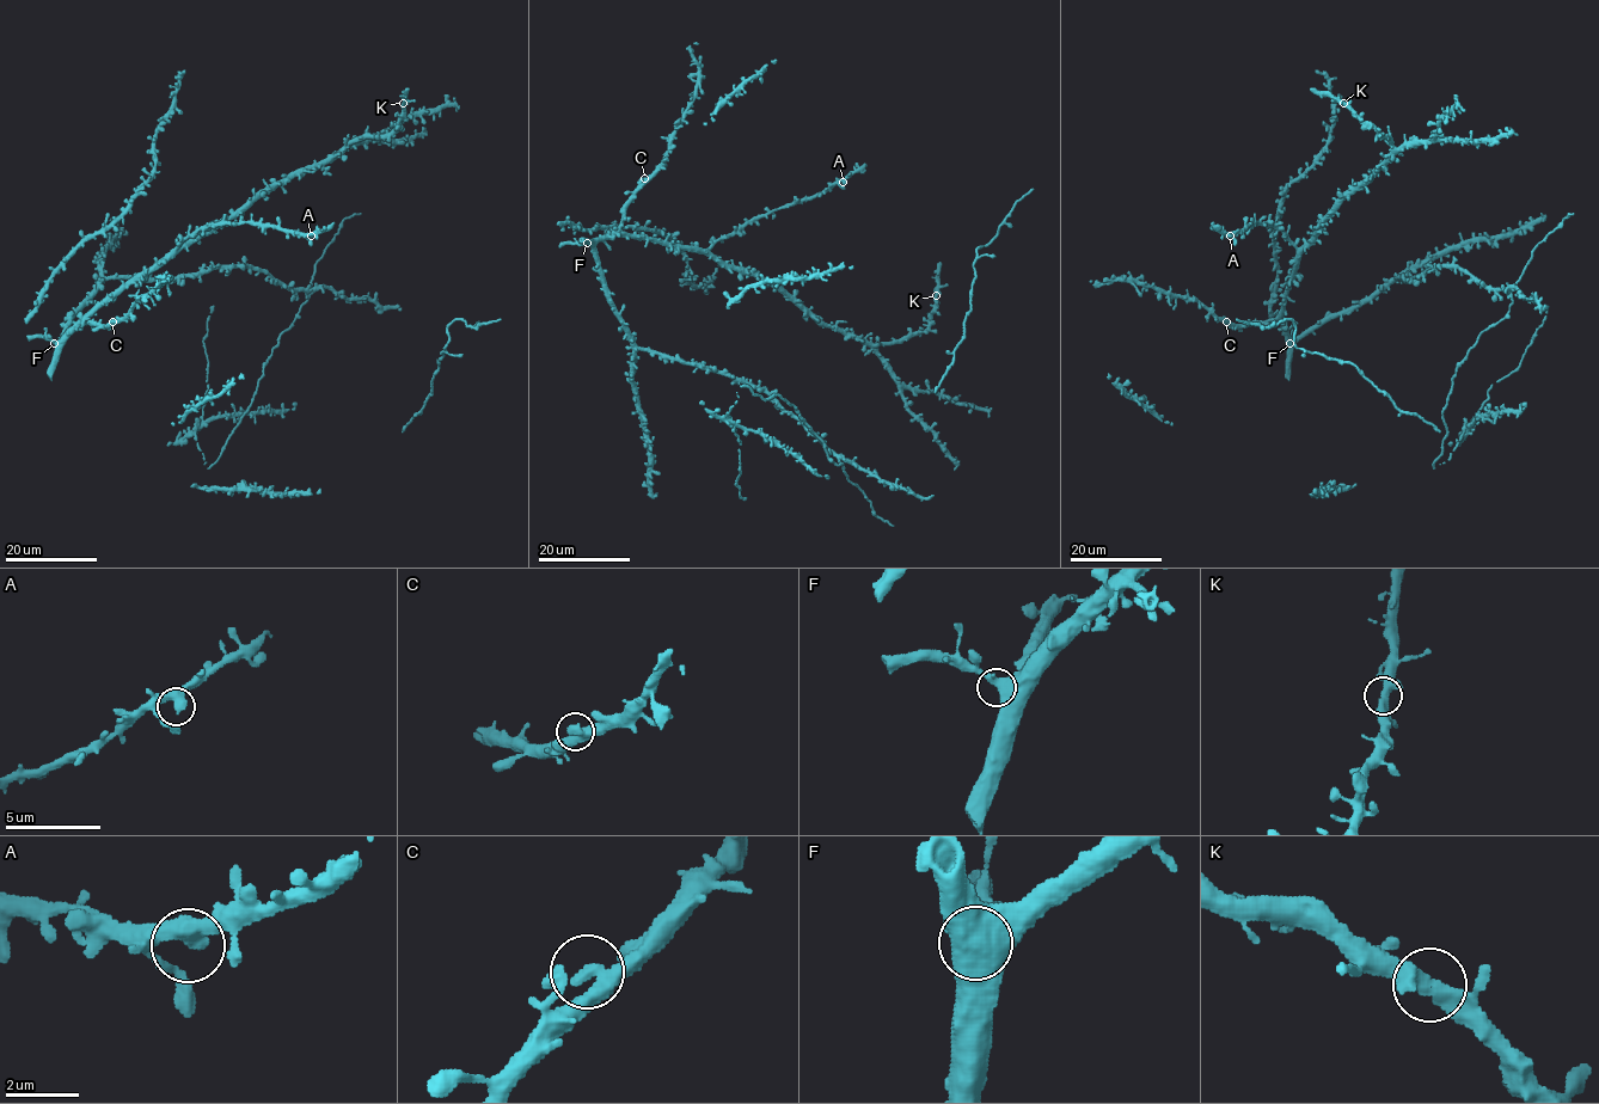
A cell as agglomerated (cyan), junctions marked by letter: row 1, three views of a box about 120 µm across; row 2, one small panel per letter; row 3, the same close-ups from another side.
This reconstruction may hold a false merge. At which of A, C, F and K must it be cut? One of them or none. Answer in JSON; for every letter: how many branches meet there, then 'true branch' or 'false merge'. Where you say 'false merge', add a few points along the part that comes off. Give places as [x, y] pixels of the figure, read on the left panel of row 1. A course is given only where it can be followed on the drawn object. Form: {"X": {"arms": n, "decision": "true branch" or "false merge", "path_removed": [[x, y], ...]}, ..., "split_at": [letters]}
{"A": {"arms": 2, "decision": "true branch"}, "C": {"arms": 2, "decision": "true branch"}, "F": {"arms": 2, "decision": "true branch"}, "K": {"arms": 2, "decision": "true branch"}, "split_at": []}

